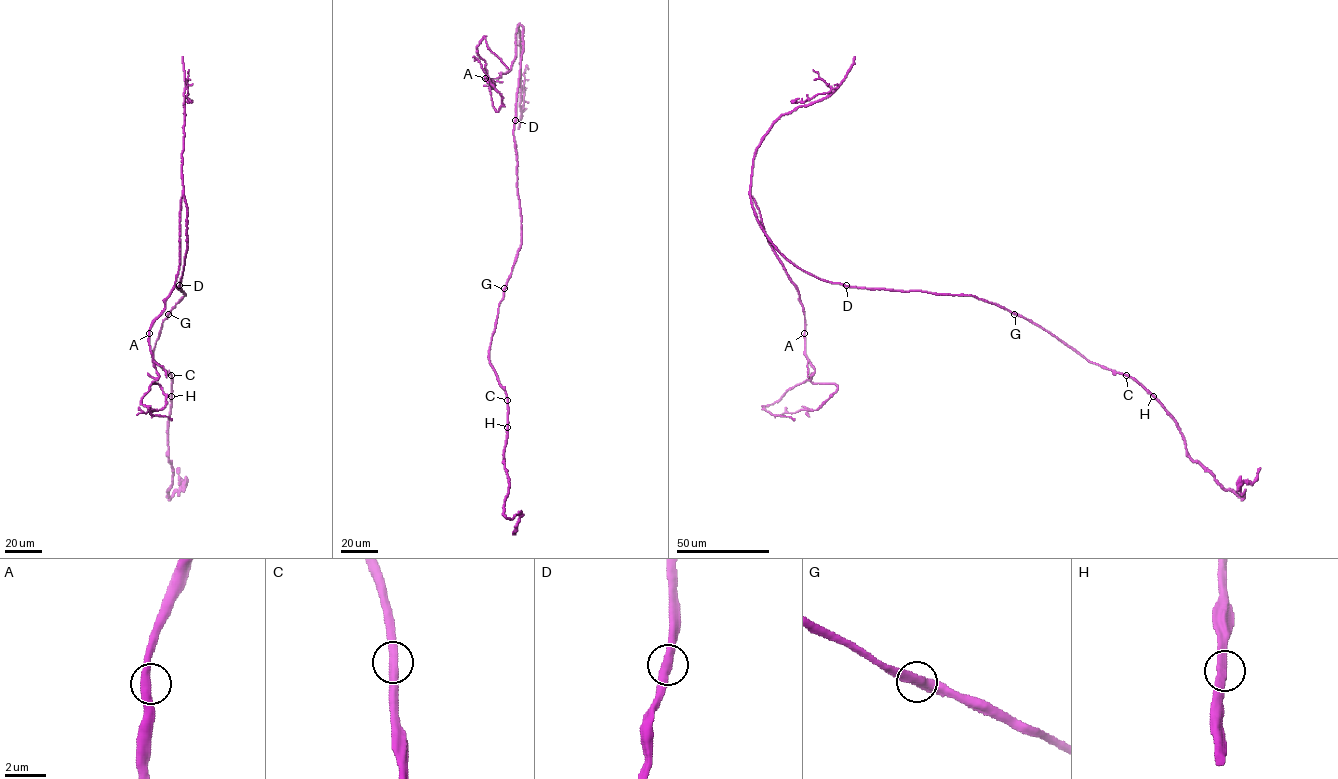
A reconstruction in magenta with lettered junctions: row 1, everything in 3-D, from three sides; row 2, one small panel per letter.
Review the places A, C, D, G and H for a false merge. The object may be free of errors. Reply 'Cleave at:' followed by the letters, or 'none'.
Cleave at: none

